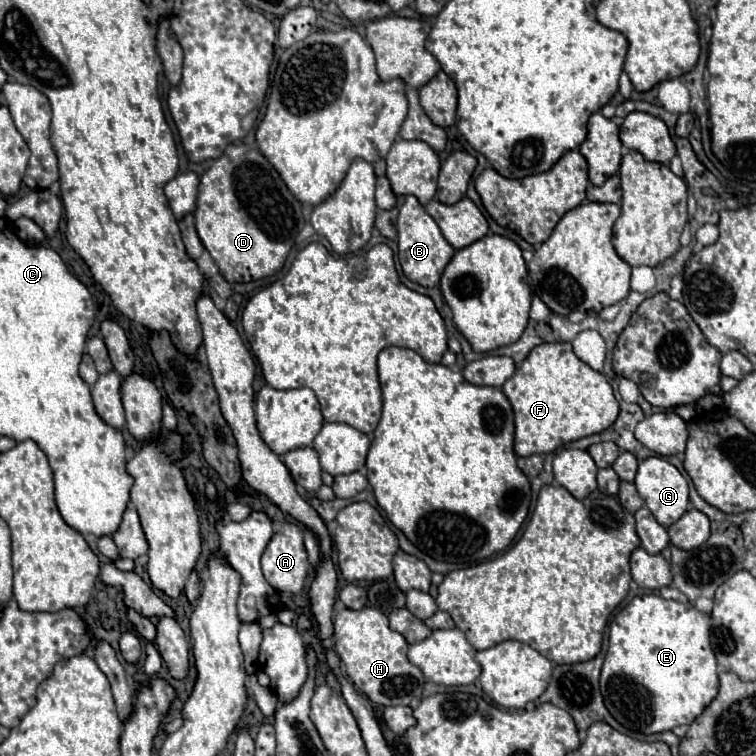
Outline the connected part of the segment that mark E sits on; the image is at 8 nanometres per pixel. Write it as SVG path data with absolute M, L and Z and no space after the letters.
M661 595L635 597L623 607L609 625L609 651L605 655L599 686L607 711L629 731L661 733L677 725L689 725L715 699L719 691L717 661L709 641L711 617L691 603L669 601Z

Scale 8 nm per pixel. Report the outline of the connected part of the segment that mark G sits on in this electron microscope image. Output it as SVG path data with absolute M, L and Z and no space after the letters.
M647 457L639 463L637 477L635 477L635 487L653 513L653 517L659 521L663 527L671 527L687 509L689 509L689 483L687 479L679 473L675 465L661 457Z

